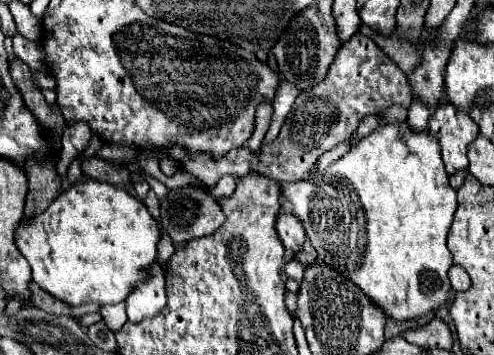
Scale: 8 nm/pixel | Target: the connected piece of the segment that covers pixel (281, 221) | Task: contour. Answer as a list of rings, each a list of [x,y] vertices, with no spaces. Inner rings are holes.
[[[280,213],[278,221],[276,221],[276,231],[288,251],[298,253],[302,249],[302,245],[306,241],[306,233],[304,233],[304,227],[296,215]]]

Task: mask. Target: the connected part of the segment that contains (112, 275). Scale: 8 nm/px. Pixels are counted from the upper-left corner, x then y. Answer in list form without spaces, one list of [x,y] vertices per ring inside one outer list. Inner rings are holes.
[[[80,179],[74,185],[62,189],[44,213],[28,221],[22,219],[18,227],[20,229],[16,229],[14,243],[30,263],[32,281],[68,305],[110,305],[124,301],[132,289],[148,277],[148,269],[156,263],[158,241],[162,235],[158,221],[148,213],[144,203],[140,203],[128,191],[96,179]]]

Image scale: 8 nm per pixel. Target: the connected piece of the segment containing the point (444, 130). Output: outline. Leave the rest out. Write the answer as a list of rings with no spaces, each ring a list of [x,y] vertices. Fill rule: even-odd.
[[[440,103],[432,111],[428,127],[440,139],[446,173],[452,175],[460,169],[466,169],[466,145],[470,145],[478,135],[478,125],[472,121],[472,117],[468,117],[466,111],[454,107],[452,103]]]

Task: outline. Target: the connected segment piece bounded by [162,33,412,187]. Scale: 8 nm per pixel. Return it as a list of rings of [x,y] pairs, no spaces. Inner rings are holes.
[[[356,33],[350,41],[342,43],[324,81],[312,87],[308,99],[306,91],[302,91],[296,97],[280,129],[280,135],[272,143],[262,145],[260,155],[248,155],[248,151],[242,147],[212,161],[212,157],[188,155],[180,151],[180,147],[174,147],[170,153],[162,151],[162,157],[172,157],[182,165],[182,169],[194,173],[210,187],[214,187],[222,175],[230,173],[234,177],[242,177],[250,169],[280,183],[300,181],[306,177],[306,173],[312,169],[312,165],[322,153],[334,149],[338,143],[346,141],[356,131],[362,117],[384,111],[390,105],[408,107],[410,101],[412,101],[412,91],[406,81],[406,75],[372,39],[364,37],[362,33]]]

